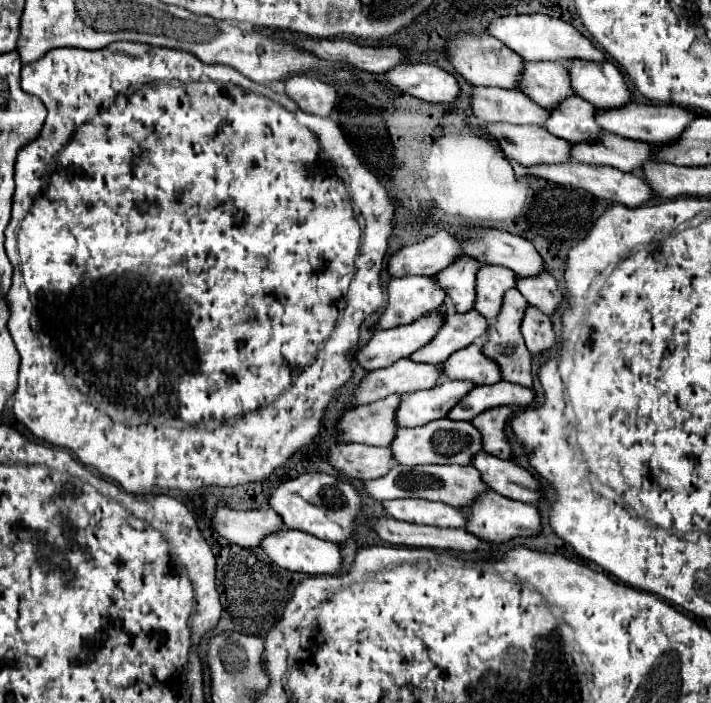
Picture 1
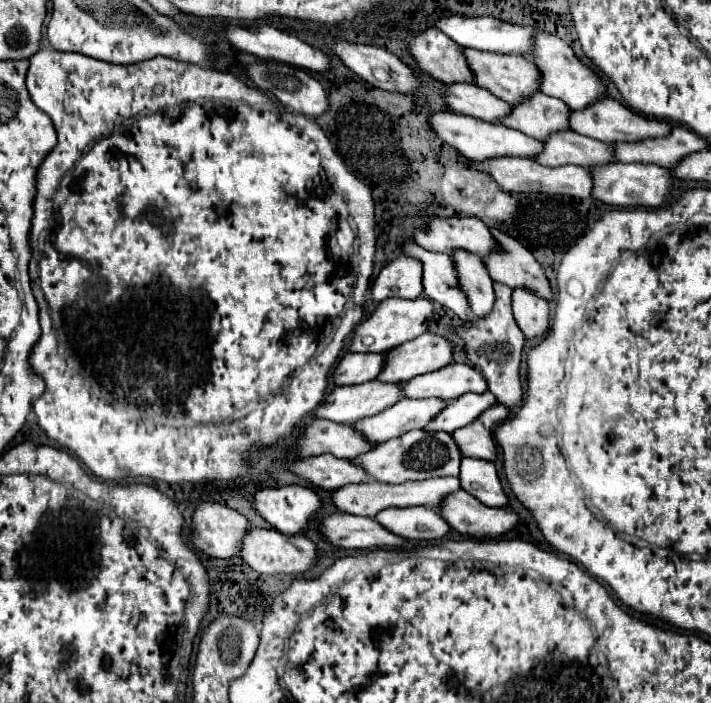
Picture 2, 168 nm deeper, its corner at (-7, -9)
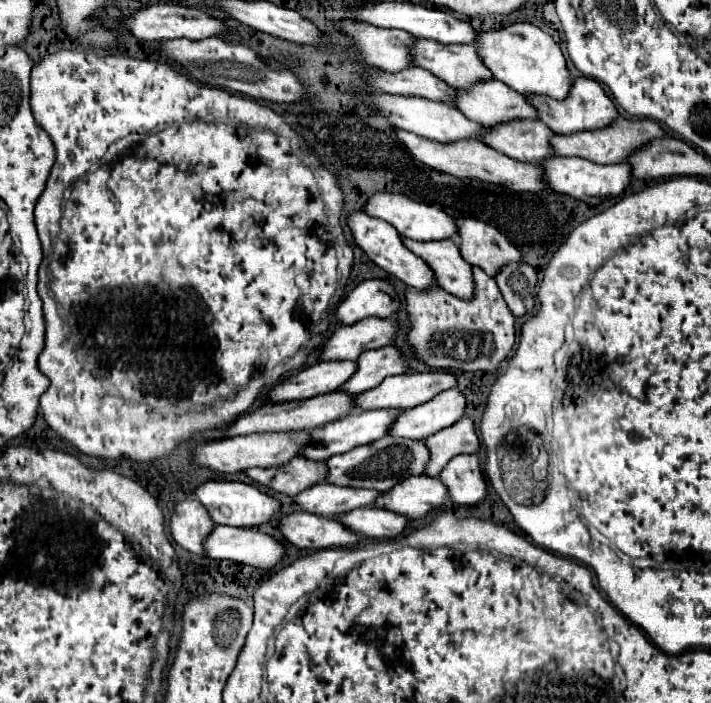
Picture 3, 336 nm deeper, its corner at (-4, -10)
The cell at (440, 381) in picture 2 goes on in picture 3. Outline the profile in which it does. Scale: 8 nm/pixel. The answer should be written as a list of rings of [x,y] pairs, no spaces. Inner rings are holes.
[[[424,372],[424,374],[396,374],[386,376],[380,386],[356,396],[356,408],[360,410],[408,410],[424,404],[420,398],[432,398],[444,390],[456,386],[456,378],[448,372]]]

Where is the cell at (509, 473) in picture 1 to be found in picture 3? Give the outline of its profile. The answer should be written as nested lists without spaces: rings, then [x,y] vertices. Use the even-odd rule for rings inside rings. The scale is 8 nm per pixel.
[[[474,454],[454,456],[440,474],[454,504],[478,504],[486,498],[486,482]]]

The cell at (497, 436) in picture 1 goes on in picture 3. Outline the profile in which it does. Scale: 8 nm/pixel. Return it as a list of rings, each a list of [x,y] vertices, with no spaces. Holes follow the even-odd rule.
[[[462,416],[456,424],[424,438],[424,444],[428,444],[428,452],[432,452],[432,460],[428,460],[426,472],[430,478],[436,478],[450,458],[458,454],[476,454],[480,448],[474,424],[468,416]]]

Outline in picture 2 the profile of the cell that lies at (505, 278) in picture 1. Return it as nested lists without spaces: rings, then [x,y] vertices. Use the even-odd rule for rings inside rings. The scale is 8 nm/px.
[[[455,251],[453,261],[459,271],[459,285],[469,299],[473,315],[475,317],[489,315],[495,303],[495,289],[493,289],[493,279],[483,259],[467,251]]]

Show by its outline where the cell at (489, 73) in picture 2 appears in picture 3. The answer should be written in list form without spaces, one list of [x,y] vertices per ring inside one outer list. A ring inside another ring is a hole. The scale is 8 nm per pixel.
[[[416,38],[410,48],[410,64],[432,72],[452,88],[470,88],[478,80],[492,78],[472,44],[440,44]]]

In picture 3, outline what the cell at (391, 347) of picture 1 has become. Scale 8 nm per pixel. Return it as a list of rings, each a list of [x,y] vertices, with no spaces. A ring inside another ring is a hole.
[[[316,362],[278,382],[268,394],[268,400],[276,404],[334,392],[354,374],[354,370],[356,362]]]

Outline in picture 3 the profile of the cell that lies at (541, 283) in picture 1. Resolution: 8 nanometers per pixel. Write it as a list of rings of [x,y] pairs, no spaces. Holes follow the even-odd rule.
[[[454,218],[460,238],[460,254],[472,264],[480,266],[488,276],[494,276],[504,264],[522,260],[514,244],[506,240],[494,226],[476,218]]]

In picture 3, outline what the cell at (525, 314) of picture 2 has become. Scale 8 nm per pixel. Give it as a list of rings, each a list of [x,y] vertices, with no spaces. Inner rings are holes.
[[[526,262],[504,264],[504,268],[500,268],[494,280],[514,316],[524,316],[534,308],[534,292],[536,292],[534,266]]]

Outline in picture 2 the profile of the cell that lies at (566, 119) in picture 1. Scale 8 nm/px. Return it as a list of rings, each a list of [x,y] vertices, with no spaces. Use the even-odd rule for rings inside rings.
[[[537,93],[527,103],[515,105],[511,115],[503,119],[503,125],[519,129],[525,135],[543,141],[547,139],[547,135],[553,135],[555,131],[569,131],[571,129],[569,117],[571,117],[571,107],[567,107],[567,103]]]

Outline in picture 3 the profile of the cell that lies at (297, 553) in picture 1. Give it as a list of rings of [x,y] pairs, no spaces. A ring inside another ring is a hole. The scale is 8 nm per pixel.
[[[214,526],[214,530],[204,540],[204,552],[214,560],[232,560],[236,564],[250,564],[256,568],[274,568],[282,556],[284,548],[268,534],[262,534],[258,528],[236,528],[236,526]]]

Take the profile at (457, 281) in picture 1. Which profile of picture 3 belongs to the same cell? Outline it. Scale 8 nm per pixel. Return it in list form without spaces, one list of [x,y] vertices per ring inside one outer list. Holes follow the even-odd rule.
[[[352,212],[346,218],[346,224],[348,224],[348,228],[350,228],[352,236],[354,236],[354,242],[366,252],[366,256],[376,266],[386,270],[390,276],[394,276],[394,278],[398,278],[404,284],[414,286],[414,288],[428,288],[428,284],[436,284],[436,278],[434,278],[432,270],[428,268],[428,264],[424,264],[424,260],[420,260],[418,256],[408,252],[408,248],[404,248],[404,244],[400,240],[400,234],[398,234],[398,230],[394,226],[390,226],[384,220],[372,218],[372,216],[364,214],[364,212]]]

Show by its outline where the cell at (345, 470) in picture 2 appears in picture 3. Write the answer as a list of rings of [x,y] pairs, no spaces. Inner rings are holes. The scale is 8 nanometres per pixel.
[[[296,456],[296,460],[288,460],[288,464],[282,464],[282,466],[248,468],[244,472],[246,476],[250,476],[254,484],[268,486],[286,496],[296,496],[298,492],[326,478],[326,464]],[[298,482],[304,482],[304,484],[298,484]]]

